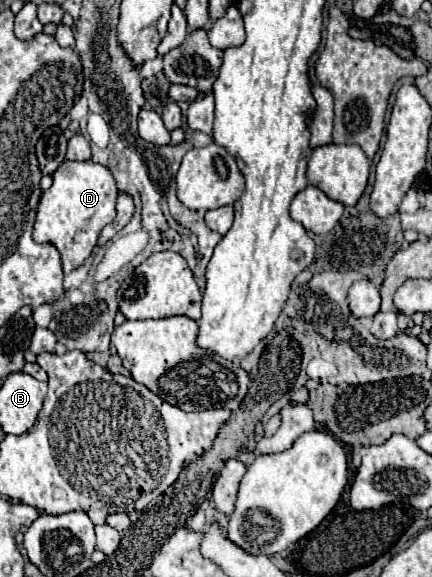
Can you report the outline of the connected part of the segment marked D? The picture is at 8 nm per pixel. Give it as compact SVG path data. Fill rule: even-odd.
M91 160L85 162L61 162L61 166L53 174L53 186L43 192L37 218L33 226L33 240L35 242L49 242L53 244L63 260L63 272L71 272L93 252L95 242L103 226L113 222L115 218L115 200L117 200L117 186L111 172L95 164Z

